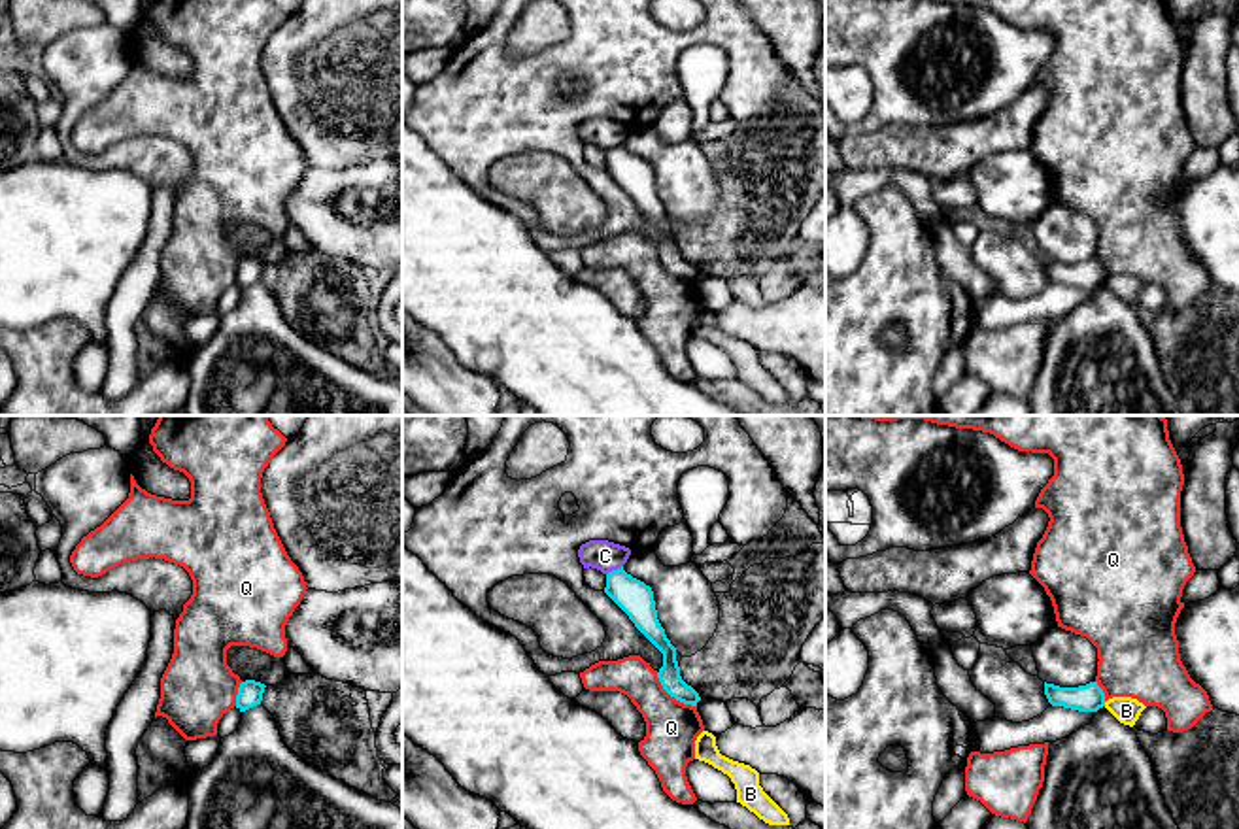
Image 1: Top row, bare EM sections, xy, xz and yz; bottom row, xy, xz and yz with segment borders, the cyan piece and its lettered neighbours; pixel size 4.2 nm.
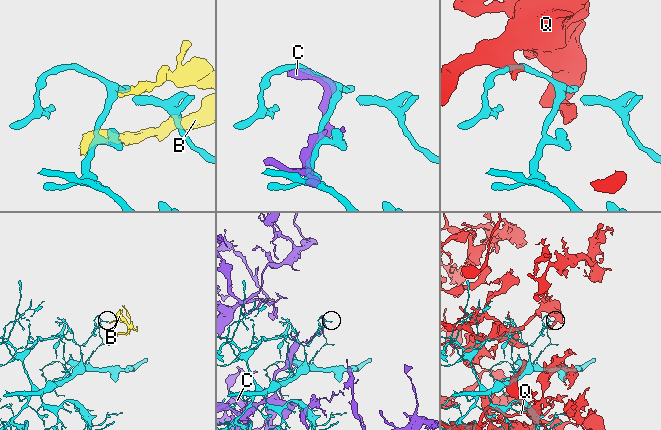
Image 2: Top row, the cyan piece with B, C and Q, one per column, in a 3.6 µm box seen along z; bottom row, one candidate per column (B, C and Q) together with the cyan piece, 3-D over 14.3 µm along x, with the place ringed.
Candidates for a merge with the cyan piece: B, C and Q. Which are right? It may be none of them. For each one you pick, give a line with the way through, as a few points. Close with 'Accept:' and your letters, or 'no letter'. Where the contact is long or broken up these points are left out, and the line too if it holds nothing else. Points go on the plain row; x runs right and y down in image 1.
Accept: no letter

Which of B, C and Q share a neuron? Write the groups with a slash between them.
B / C / Q

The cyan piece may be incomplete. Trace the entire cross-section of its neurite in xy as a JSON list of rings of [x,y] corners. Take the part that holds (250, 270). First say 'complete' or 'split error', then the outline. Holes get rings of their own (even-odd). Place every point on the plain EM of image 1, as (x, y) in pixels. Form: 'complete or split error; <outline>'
complete; [[[255,257],[242,259],[236,272],[236,285],[240,289],[246,289],[261,281],[264,264],[266,264],[264,261],[255,259]]]

